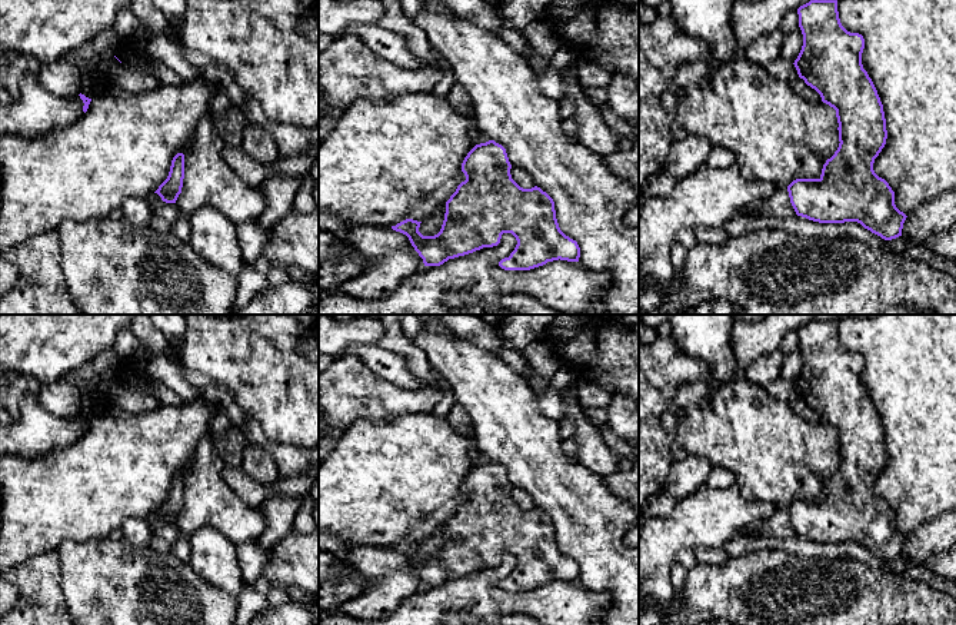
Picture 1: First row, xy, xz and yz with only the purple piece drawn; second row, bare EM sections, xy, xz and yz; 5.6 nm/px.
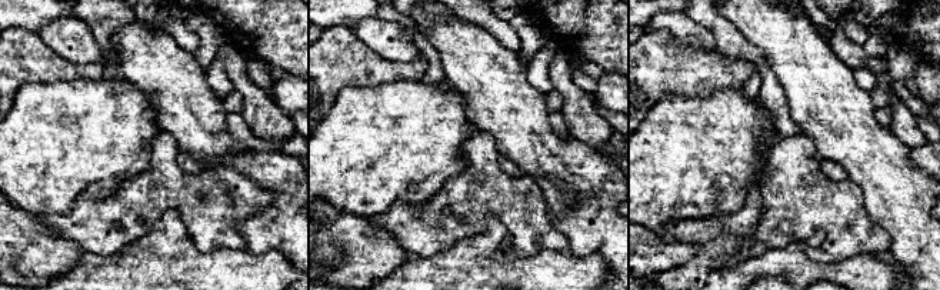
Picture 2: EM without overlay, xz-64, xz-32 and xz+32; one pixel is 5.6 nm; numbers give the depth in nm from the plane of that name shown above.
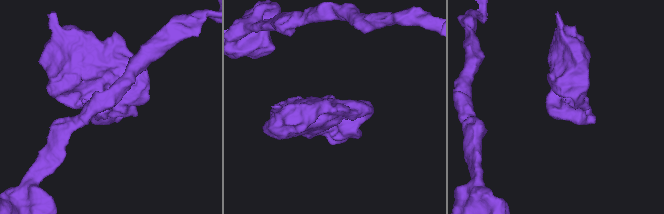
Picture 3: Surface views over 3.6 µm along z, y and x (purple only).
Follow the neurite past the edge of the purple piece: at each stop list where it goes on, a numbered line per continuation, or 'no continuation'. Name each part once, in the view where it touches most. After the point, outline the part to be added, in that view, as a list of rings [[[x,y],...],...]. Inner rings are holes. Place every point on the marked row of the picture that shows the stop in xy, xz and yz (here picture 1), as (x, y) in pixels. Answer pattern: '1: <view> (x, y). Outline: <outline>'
no continuation

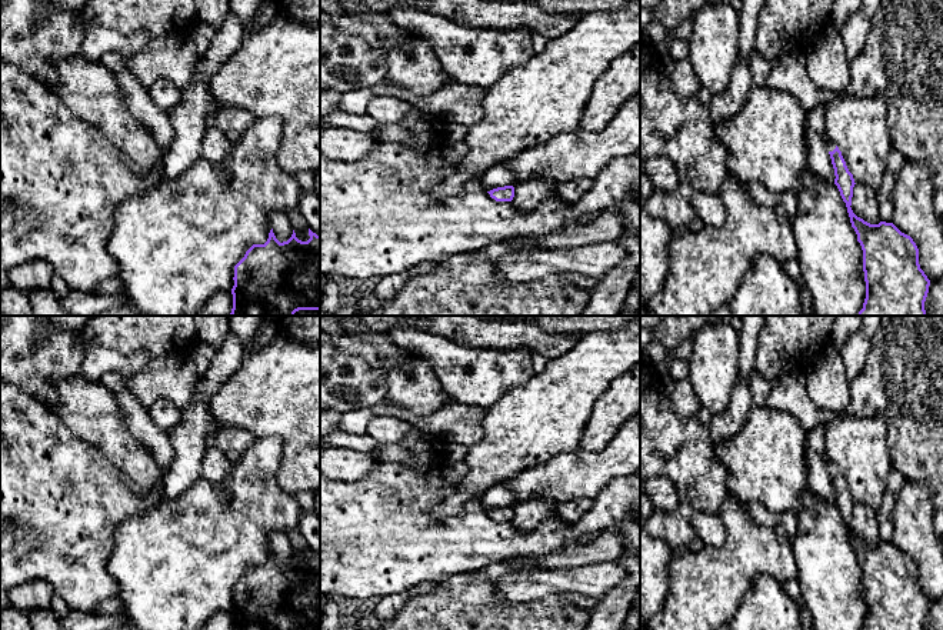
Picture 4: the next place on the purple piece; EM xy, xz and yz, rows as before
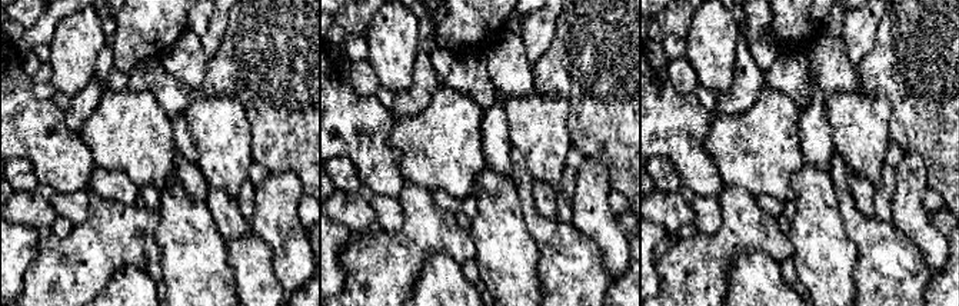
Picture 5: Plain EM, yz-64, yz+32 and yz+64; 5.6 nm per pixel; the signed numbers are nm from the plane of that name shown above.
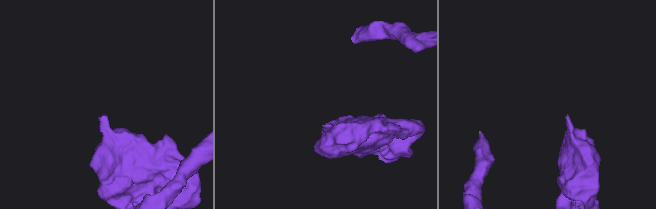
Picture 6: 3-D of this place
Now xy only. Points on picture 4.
no continuation

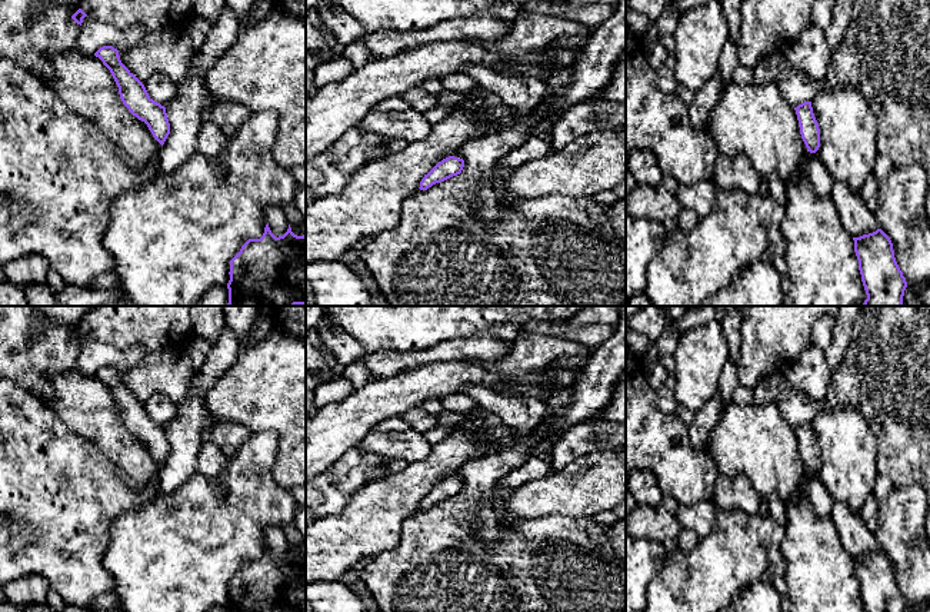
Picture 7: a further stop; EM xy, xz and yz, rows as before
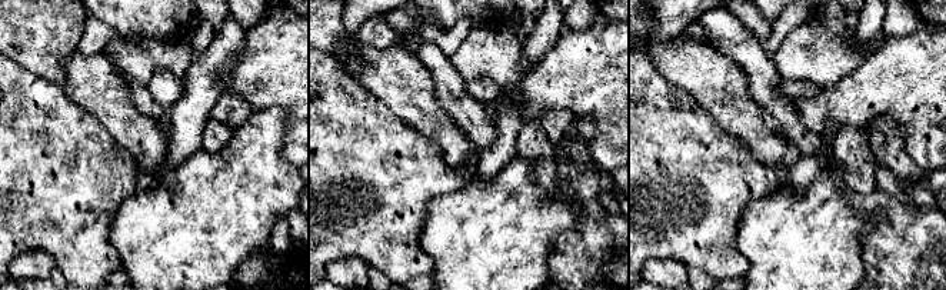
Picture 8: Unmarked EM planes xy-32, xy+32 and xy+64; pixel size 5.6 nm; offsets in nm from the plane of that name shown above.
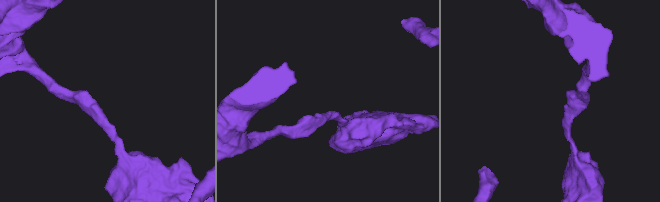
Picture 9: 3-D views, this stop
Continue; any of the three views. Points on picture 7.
no continuation

